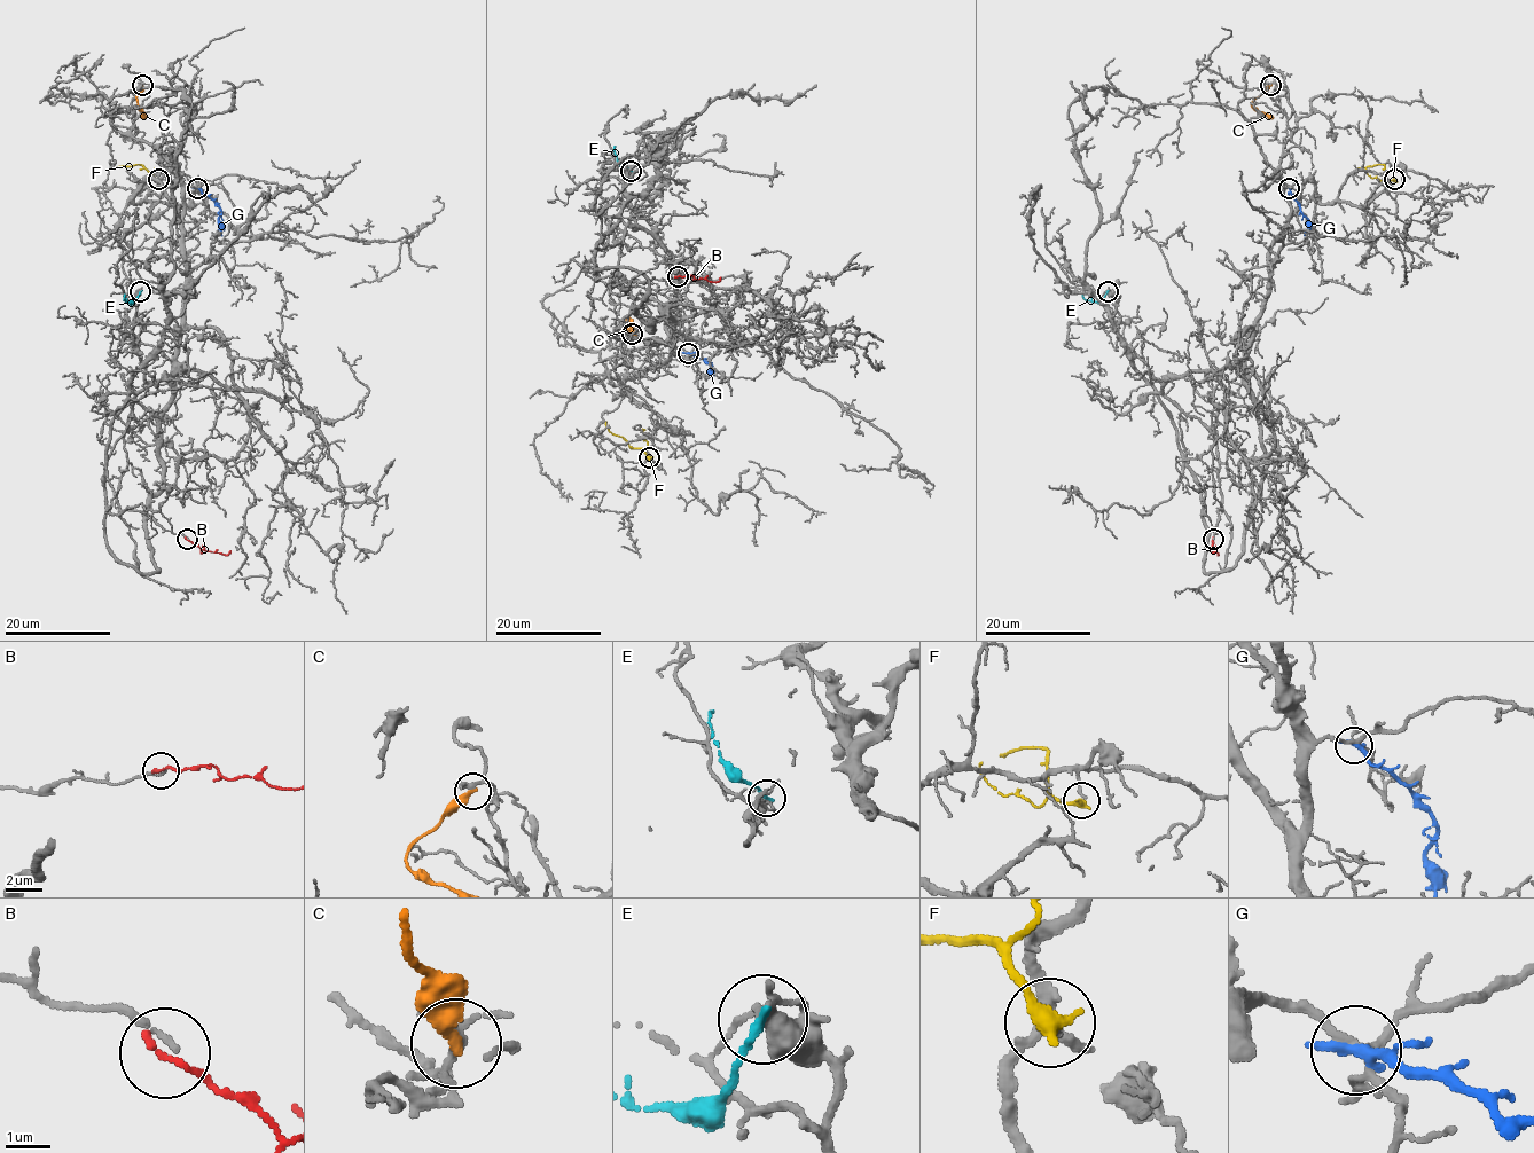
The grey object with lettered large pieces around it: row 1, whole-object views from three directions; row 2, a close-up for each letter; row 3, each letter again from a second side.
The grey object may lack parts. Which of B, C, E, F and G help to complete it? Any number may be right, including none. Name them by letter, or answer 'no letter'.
B

